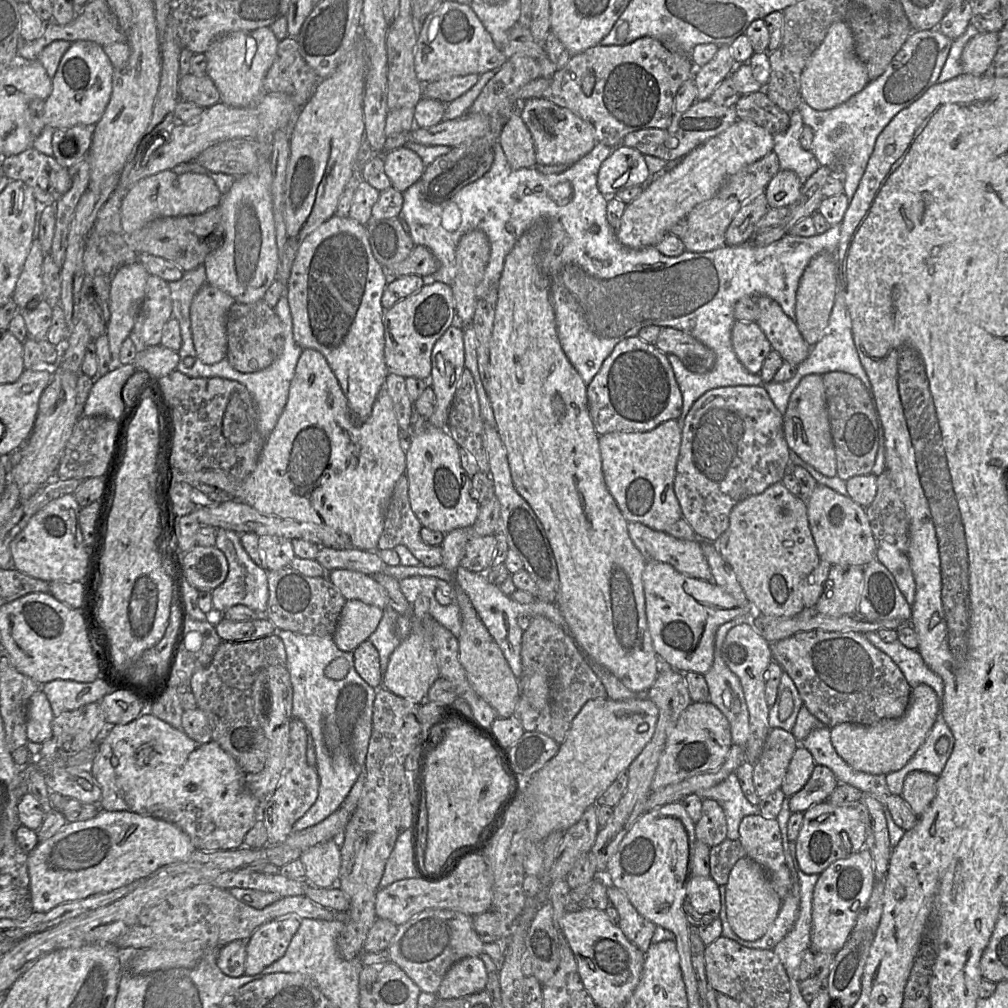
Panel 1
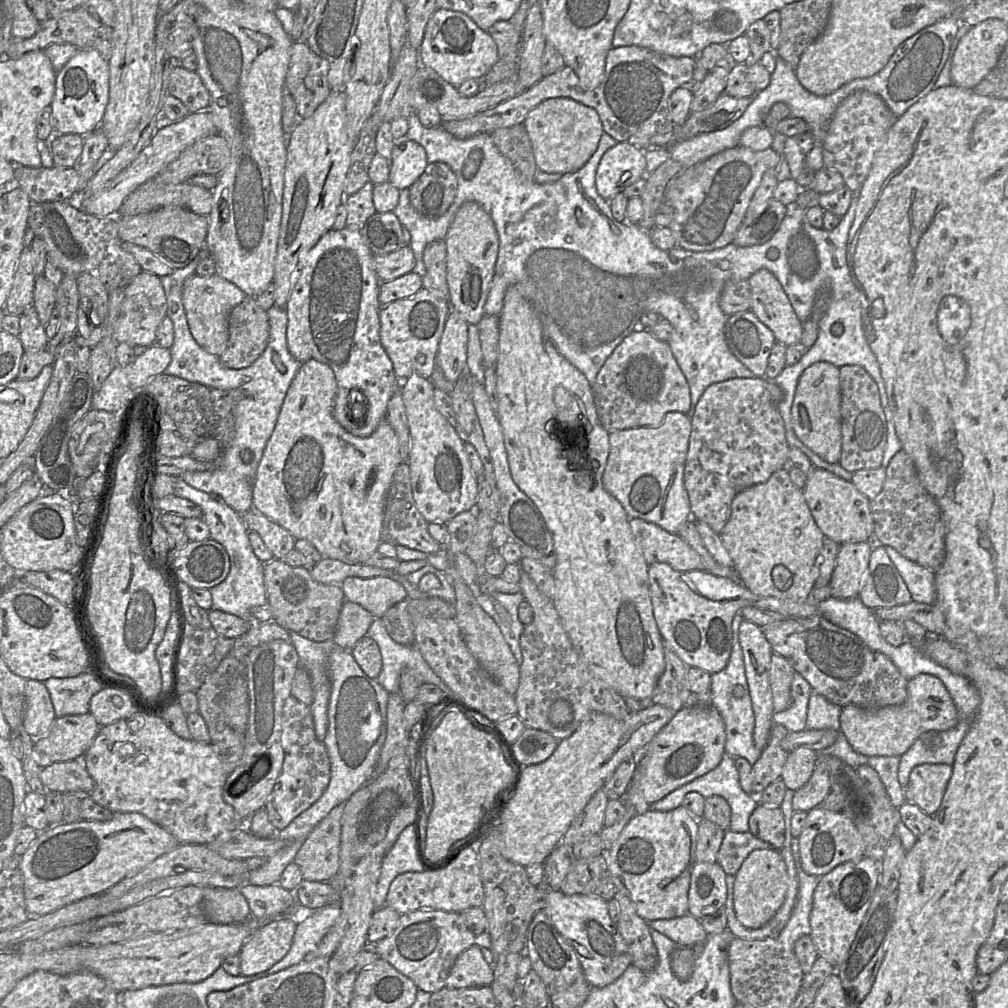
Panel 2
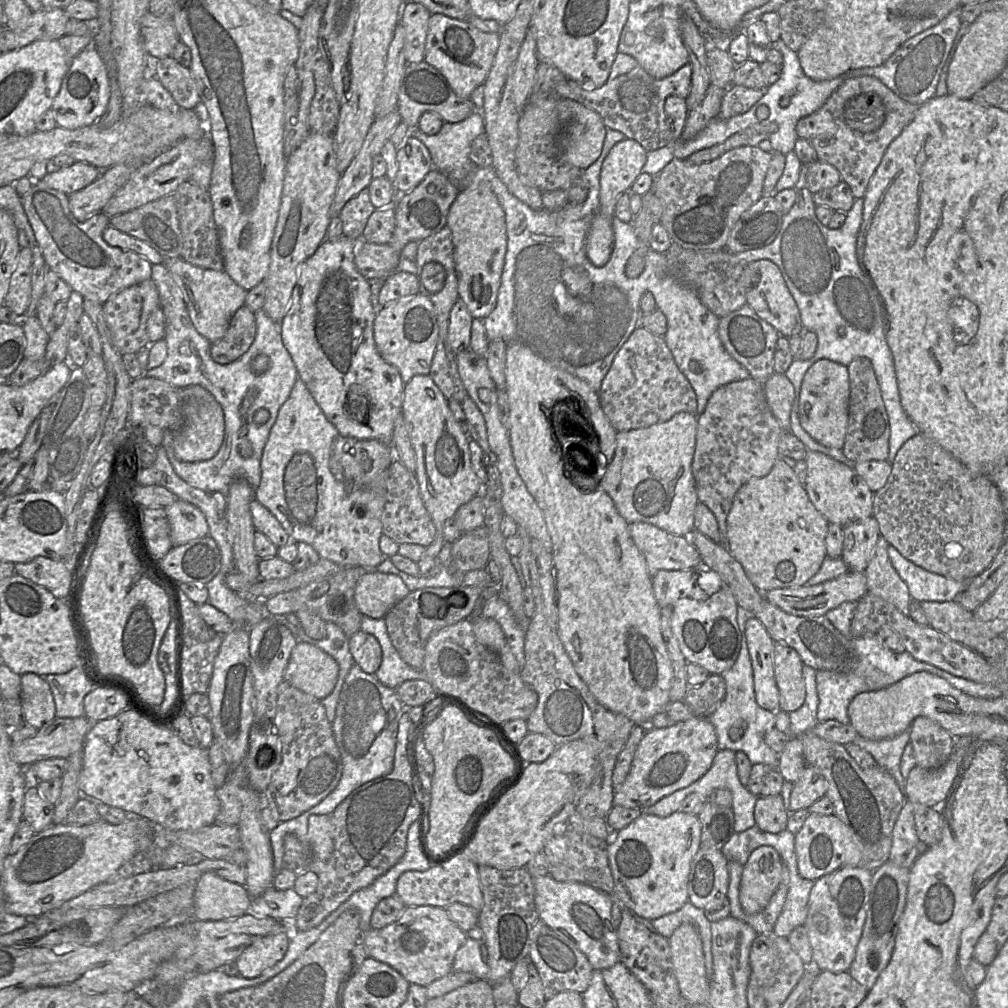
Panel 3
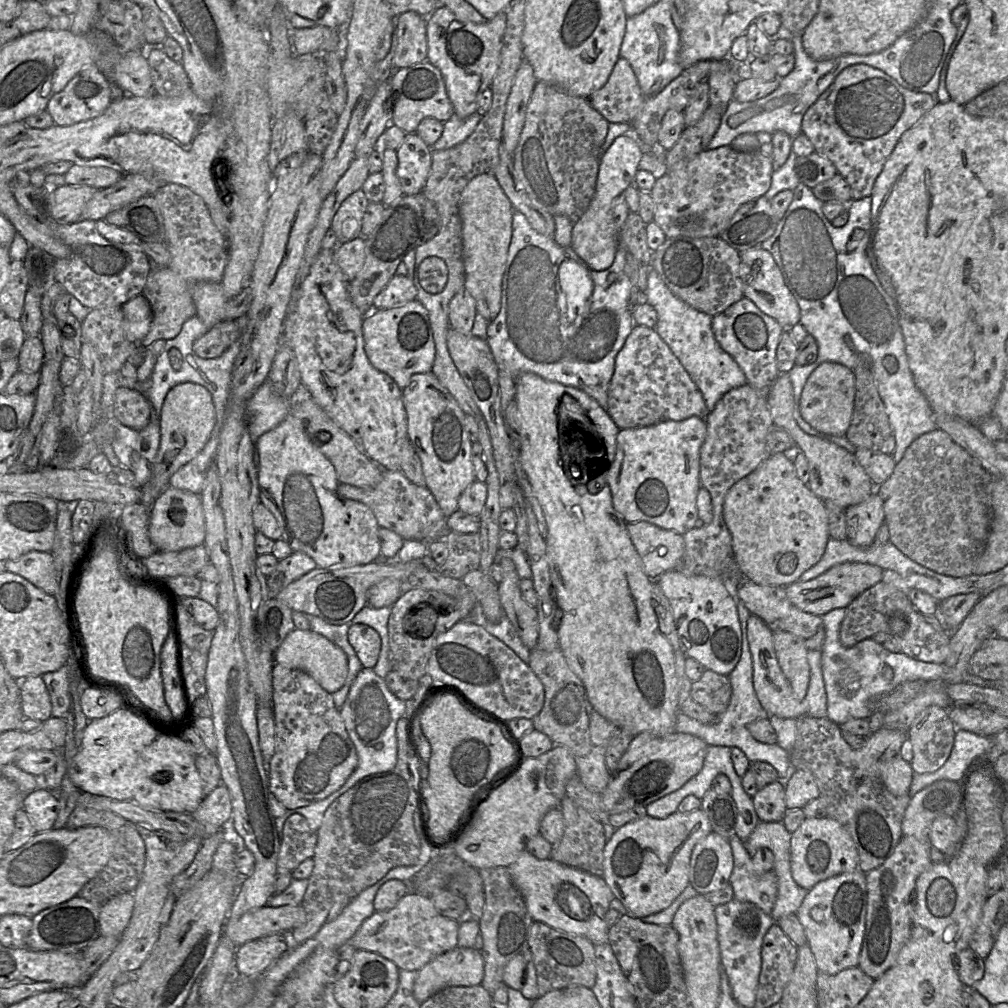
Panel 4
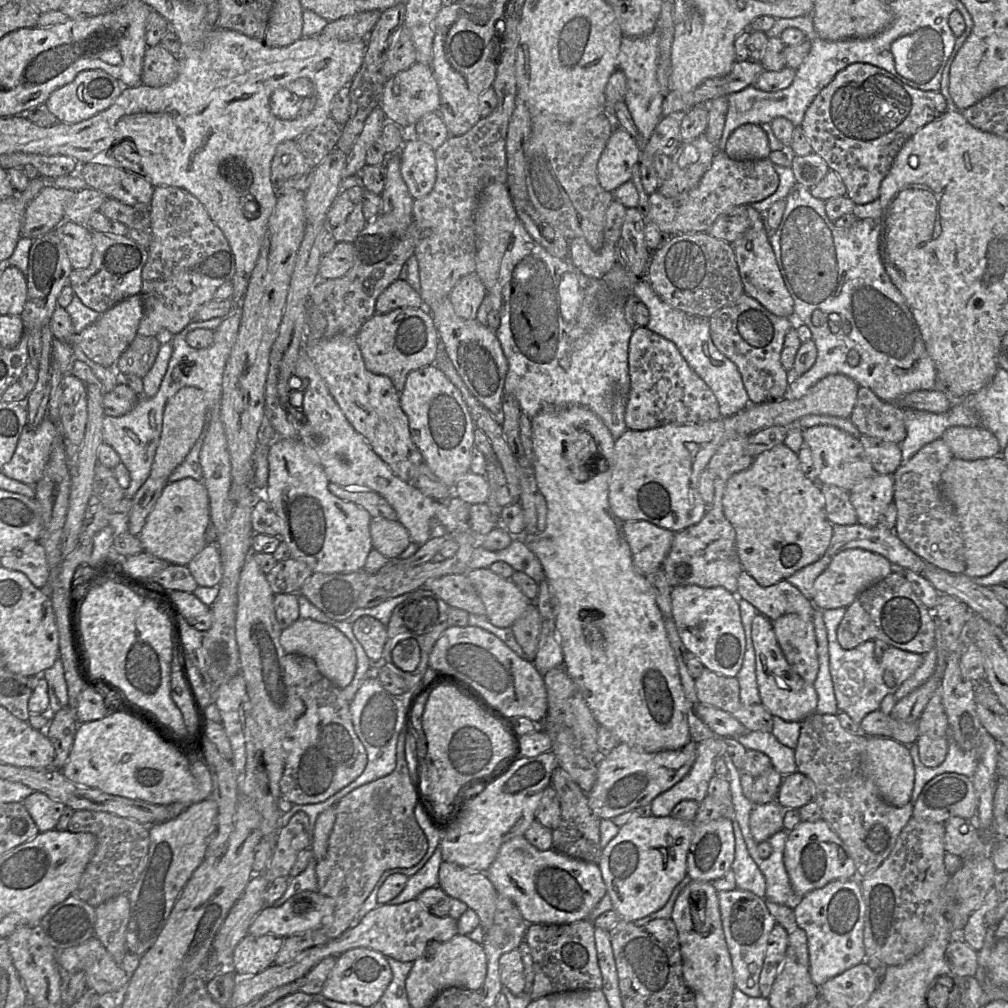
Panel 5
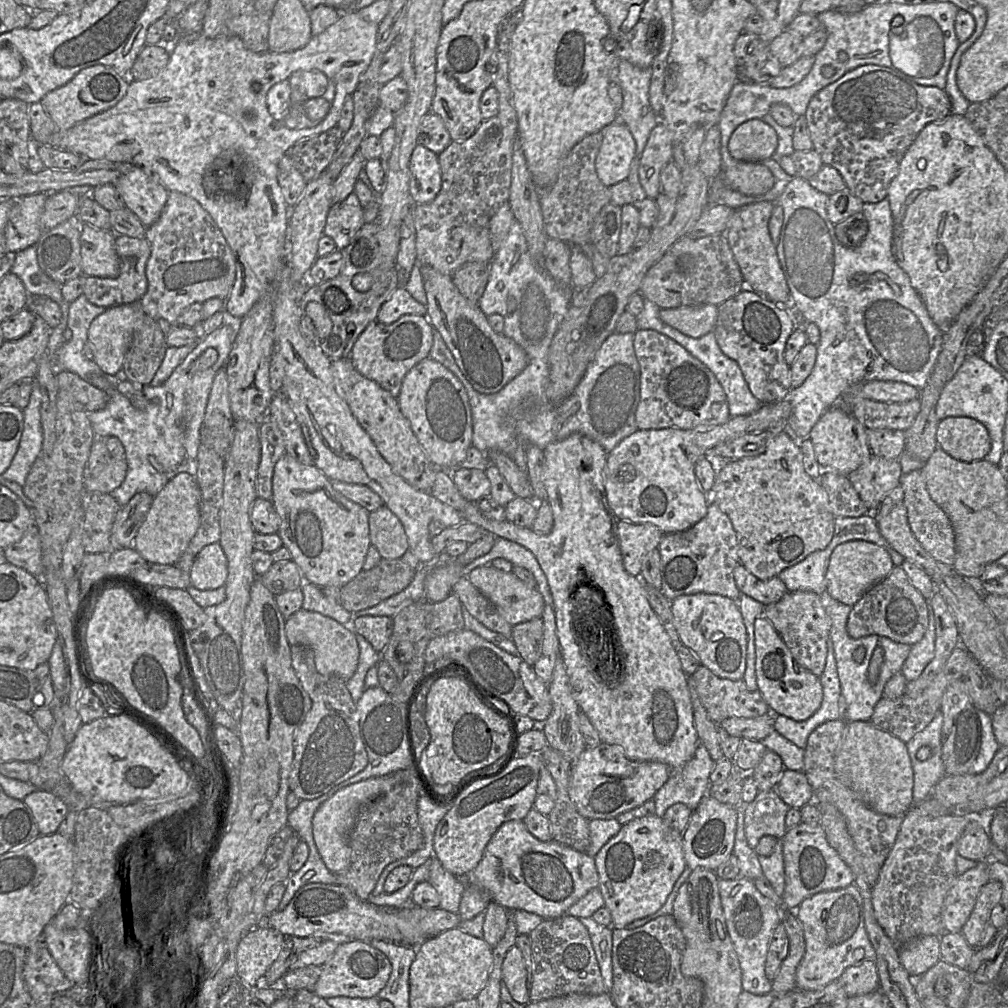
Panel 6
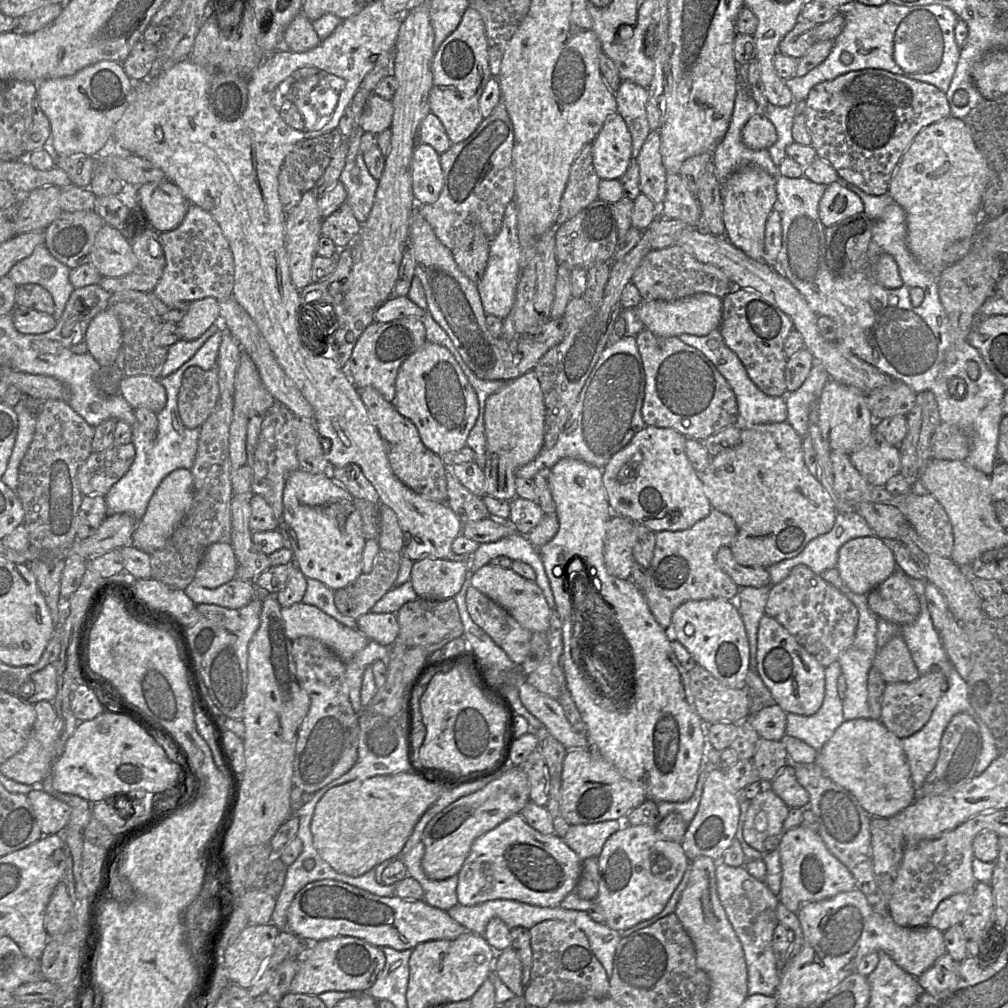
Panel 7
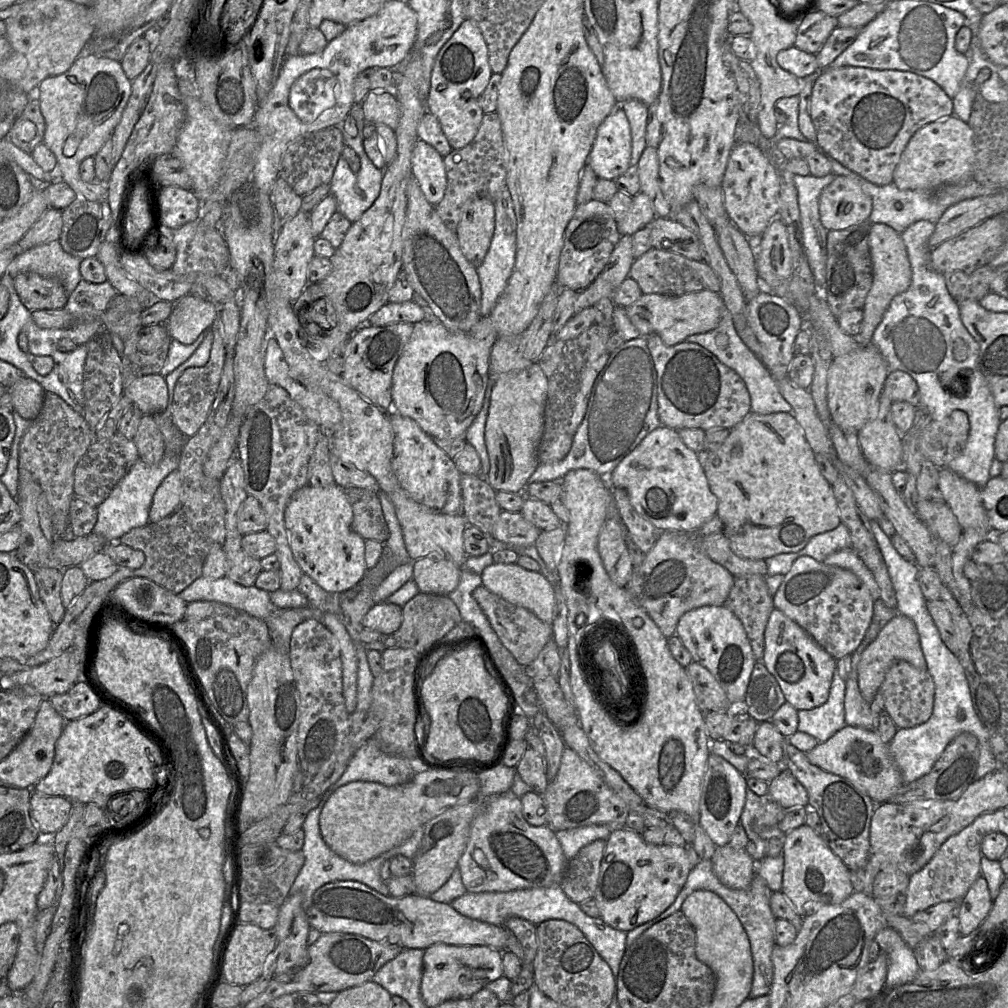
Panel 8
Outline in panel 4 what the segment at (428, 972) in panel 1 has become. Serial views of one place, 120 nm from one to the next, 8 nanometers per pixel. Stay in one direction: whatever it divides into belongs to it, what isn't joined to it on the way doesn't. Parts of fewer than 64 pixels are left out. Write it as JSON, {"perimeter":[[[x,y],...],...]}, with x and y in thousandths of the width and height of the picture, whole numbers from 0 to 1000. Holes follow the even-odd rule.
{"perimeter":[[[405,885],[395,897],[384,904],[371,905],[360,914],[352,927],[343,935],[353,942],[373,945],[388,953],[396,962],[415,964],[434,948],[453,939],[455,915],[437,908],[426,890]]]}

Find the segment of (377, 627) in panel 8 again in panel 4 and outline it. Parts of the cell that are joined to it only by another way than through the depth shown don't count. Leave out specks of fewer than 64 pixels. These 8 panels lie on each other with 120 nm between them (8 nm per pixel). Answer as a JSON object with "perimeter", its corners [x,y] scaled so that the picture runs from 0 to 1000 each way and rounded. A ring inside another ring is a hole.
{"perimeter":[[[350,619],[346,623],[345,634],[360,663],[370,664],[378,645],[375,627],[363,619]]]}

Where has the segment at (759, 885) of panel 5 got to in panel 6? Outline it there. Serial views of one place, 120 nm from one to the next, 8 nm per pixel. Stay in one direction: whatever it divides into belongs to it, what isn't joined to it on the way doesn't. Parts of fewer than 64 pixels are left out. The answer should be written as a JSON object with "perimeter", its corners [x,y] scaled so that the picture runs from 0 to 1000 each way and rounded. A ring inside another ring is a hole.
{"perimeter":[[[734,797],[729,801],[731,805],[731,819],[729,828],[729,837],[727,846],[733,855],[734,869],[746,874],[758,869],[756,860],[752,853],[752,848],[749,846],[741,835],[738,822],[738,806],[739,799]]]}

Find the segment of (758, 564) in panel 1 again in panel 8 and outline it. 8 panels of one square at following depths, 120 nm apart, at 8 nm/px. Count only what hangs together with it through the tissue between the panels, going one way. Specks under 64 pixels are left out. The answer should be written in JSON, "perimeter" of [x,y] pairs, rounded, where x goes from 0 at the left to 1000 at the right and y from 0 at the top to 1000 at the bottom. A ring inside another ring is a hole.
{"perimeter":[[[744,409],[734,420],[727,424],[717,440],[707,448],[696,451],[697,465],[705,488],[711,494],[711,512],[716,518],[716,529],[723,537],[727,549],[735,554],[761,556],[776,549],[789,549],[799,543],[804,534],[824,527],[833,520],[832,505],[825,483],[815,472],[809,457],[809,449],[799,436],[798,430],[784,409],[771,409],[760,412]]]}

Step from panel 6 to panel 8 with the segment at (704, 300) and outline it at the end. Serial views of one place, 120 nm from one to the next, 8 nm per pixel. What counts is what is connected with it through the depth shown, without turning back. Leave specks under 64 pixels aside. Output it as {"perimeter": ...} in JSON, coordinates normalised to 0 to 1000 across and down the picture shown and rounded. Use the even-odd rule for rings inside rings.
{"perimeter":[[[651,246],[645,247],[628,259],[624,275],[632,280],[637,292],[676,294],[696,288],[709,291],[714,291],[715,288],[713,275],[699,259],[685,258],[673,251]]]}

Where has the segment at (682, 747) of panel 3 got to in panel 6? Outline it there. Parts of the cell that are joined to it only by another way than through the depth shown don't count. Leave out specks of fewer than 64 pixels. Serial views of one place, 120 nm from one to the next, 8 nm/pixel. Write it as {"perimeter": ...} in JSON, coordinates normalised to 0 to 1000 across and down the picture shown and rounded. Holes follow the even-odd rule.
{"perimeter":[[[601,737],[589,742],[581,741],[574,751],[565,757],[564,790],[573,807],[583,813],[611,812],[618,806],[638,799],[649,791],[666,767],[666,763],[659,757],[625,754],[614,741]]]}

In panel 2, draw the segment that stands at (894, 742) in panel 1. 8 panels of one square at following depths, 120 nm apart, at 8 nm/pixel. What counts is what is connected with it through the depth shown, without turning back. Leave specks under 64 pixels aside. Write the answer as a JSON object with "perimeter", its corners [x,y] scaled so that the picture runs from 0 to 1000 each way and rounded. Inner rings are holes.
{"perimeter":[[[913,668],[900,676],[900,691],[895,698],[872,703],[856,703],[848,699],[836,701],[832,726],[852,748],[895,750],[917,726],[938,725],[949,717],[949,702],[937,678],[929,671]]]}

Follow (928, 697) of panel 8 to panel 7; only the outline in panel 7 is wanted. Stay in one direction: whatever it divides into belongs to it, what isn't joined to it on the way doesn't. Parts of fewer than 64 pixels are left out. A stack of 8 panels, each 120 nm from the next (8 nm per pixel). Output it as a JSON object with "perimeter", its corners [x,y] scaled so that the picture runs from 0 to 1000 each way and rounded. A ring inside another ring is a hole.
{"perimeter":[[[924,666],[905,677],[880,679],[876,688],[873,716],[893,733],[906,729],[922,715],[939,683],[938,671],[933,666]]]}

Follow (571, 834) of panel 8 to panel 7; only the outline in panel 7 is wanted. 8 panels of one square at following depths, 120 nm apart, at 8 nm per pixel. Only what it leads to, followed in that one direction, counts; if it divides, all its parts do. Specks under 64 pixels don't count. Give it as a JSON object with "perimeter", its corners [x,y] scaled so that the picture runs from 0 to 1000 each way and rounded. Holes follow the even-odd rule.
{"perimeter":[[[617,813],[566,818],[558,832],[578,854],[584,850],[593,850],[603,830],[617,819]]]}

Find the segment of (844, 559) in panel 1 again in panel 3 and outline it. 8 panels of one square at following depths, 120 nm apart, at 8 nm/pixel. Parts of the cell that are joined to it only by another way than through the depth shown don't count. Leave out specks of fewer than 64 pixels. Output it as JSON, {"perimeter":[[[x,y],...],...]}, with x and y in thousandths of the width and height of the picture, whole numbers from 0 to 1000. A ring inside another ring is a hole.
{"perimeter":[[[803,447],[799,454],[801,476],[798,481],[808,503],[821,519],[837,523],[839,520],[866,512],[866,491],[857,476],[838,460],[810,447]]]}

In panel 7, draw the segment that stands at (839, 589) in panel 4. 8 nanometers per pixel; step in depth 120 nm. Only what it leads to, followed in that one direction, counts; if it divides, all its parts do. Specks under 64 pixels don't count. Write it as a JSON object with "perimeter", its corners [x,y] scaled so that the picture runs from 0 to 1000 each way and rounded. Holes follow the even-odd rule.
{"perimeter":[[[870,531],[851,533],[840,537],[831,547],[828,563],[841,587],[861,590],[891,563],[886,546]]]}

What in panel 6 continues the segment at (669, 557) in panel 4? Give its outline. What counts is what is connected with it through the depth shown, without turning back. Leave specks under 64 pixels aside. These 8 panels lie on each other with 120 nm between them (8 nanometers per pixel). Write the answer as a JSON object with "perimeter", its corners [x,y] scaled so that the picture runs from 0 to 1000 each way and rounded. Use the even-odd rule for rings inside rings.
{"perimeter":[[[614,516],[612,530],[620,565],[627,571],[635,572],[639,554],[645,547],[654,543],[660,529],[645,519]]]}

